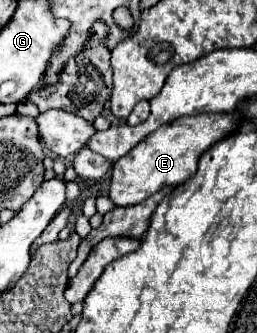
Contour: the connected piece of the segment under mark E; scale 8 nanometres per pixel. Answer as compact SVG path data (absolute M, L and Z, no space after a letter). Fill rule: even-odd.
M201 113L193 117L181 117L169 125L159 127L113 165L109 199L117 207L131 207L143 203L147 197L165 187L175 187L183 183L197 171L197 161L201 153L235 127L235 113Z

